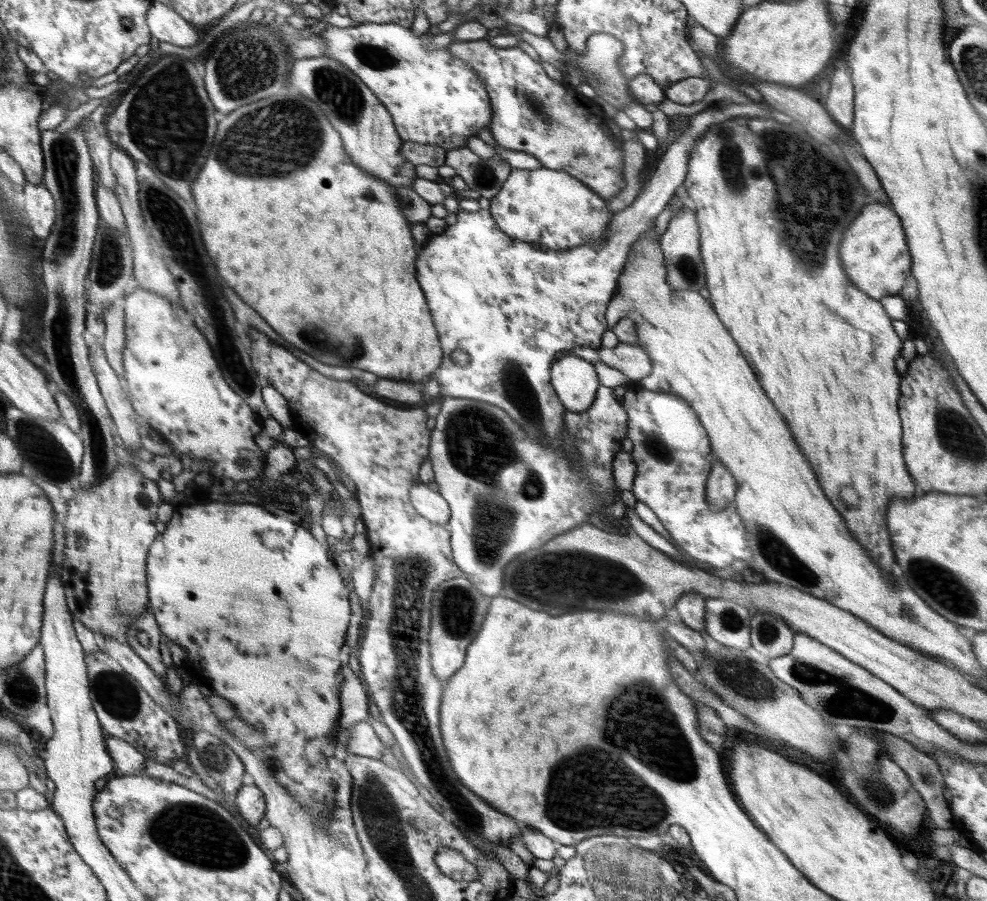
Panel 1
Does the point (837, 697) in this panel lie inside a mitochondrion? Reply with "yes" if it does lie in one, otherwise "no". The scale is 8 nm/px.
yes

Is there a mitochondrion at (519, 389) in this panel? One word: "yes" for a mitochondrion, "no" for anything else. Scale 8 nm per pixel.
yes

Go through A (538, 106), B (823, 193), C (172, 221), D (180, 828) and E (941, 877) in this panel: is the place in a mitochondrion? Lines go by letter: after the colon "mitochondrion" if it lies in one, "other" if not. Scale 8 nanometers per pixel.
A: mitochondrion
B: mitochondrion
C: mitochondrion
D: mitochondrion
E: other

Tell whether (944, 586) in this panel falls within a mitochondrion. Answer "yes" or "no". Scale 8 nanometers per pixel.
yes

